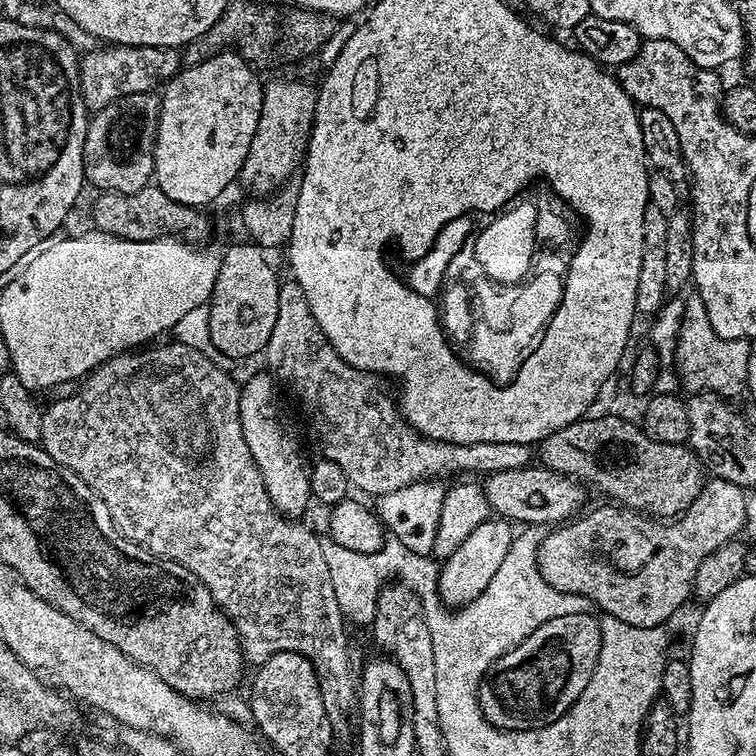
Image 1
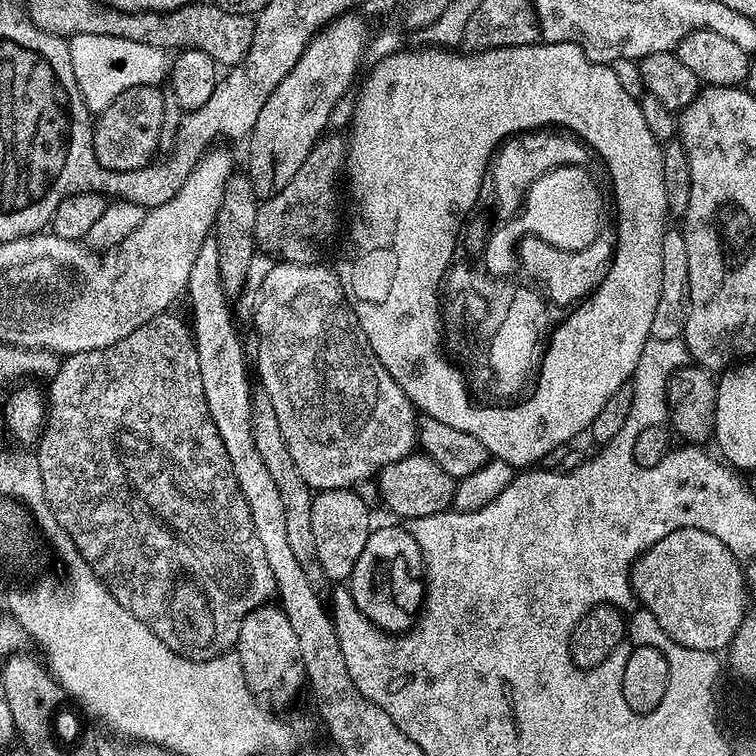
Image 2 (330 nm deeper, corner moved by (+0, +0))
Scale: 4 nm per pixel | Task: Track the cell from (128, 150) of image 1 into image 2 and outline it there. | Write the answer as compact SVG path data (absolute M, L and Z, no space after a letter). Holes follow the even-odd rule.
M143 84L118 94L104 112L99 113L92 130L94 154L103 168L112 172L138 170L157 159L162 134L163 118L166 113L164 96L154 84Z

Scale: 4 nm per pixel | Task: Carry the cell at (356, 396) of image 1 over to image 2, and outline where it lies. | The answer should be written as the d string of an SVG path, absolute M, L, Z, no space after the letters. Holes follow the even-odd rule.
M287 262L277 263L269 273L265 276L265 281L262 282L258 288L258 294L260 294L260 301L256 304L256 336L260 339L260 345L256 348L256 364L260 367L260 378L264 382L262 384L263 391L268 393L268 397L274 402L274 410L278 414L278 422L282 426L282 434L286 438L286 442L290 446L290 454L294 457L294 466L298 466L298 474L302 474L302 478L308 483L308 487L313 490L323 490L329 488L349 488L359 484L361 480L372 480L373 477L379 473L380 469L384 468L387 464L392 464L396 460L401 460L407 456L413 455L418 448L418 409L415 404L412 403L412 399L405 394L402 390L402 386L390 375L388 367L384 364L383 359L378 355L375 348L372 346L369 333L360 325L360 320L356 317L354 309L348 305L349 297L346 295L346 289L342 283L342 280L333 275L328 275L323 263L317 262L314 264L289 264Z

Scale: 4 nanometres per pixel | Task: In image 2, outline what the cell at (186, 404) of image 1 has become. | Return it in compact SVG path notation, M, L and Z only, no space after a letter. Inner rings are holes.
M172 315L150 318L150 322L138 326L134 334L126 334L126 338L122 338L122 342L114 342L114 346L63 357L55 376L51 377L52 390L50 388L46 394L46 423L38 441L40 452L35 453L35 458L44 483L44 499L54 518L62 530L66 530L92 573L111 590L112 597L126 606L134 618L150 626L150 630L154 630L170 650L191 660L212 660L215 656L231 653L237 647L243 620L256 608L269 603L278 591L276 575L272 573L272 564L256 533L250 506L236 481L218 426L214 426L212 421L204 389L198 383L200 366L192 329L185 321L183 324Z

